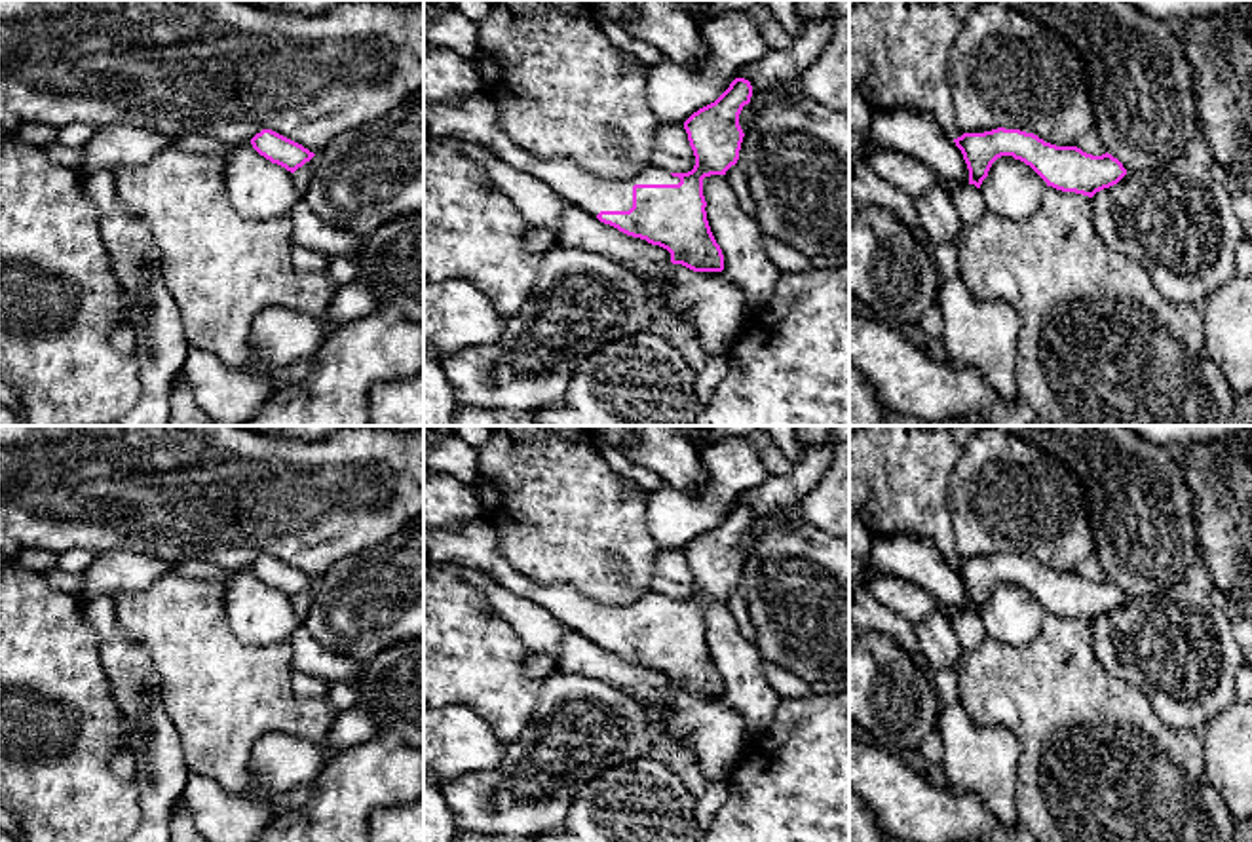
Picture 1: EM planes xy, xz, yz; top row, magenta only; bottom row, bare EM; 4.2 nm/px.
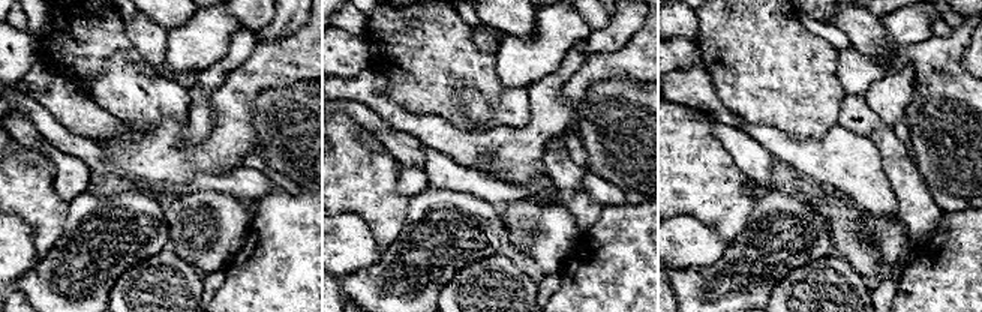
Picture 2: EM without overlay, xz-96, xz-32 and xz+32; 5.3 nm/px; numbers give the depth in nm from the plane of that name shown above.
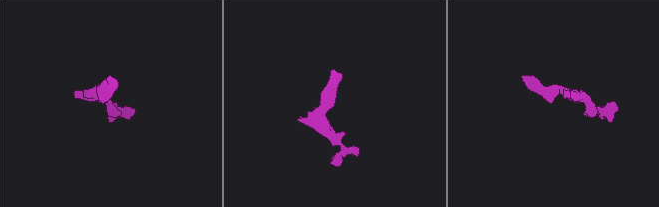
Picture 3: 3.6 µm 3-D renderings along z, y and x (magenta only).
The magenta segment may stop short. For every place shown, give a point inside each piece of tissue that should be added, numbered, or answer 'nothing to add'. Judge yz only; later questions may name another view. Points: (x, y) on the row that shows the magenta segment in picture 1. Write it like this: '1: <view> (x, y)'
1: yz (1140, 84)

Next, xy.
nothing to add

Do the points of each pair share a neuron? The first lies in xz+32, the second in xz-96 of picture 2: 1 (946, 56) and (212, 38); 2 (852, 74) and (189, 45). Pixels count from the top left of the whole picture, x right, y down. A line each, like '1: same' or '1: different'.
1: different
2: same

